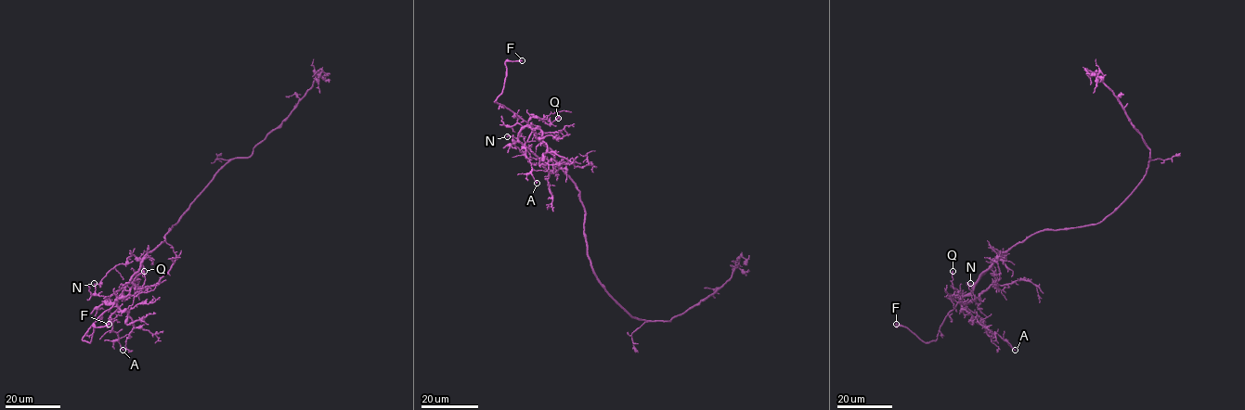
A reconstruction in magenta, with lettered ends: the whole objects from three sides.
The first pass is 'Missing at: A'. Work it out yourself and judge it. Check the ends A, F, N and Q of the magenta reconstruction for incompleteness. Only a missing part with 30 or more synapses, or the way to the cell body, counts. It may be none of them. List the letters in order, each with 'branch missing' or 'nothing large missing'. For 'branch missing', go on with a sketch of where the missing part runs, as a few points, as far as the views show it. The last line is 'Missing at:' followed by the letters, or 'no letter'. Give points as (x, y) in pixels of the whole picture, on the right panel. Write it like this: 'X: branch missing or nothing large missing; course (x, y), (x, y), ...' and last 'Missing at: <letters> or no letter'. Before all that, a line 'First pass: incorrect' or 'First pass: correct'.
First pass: incorrect
A: nothing large missing
F: branch missing
N: nothing large missing
Q: nothing large missing
Missing at: F

